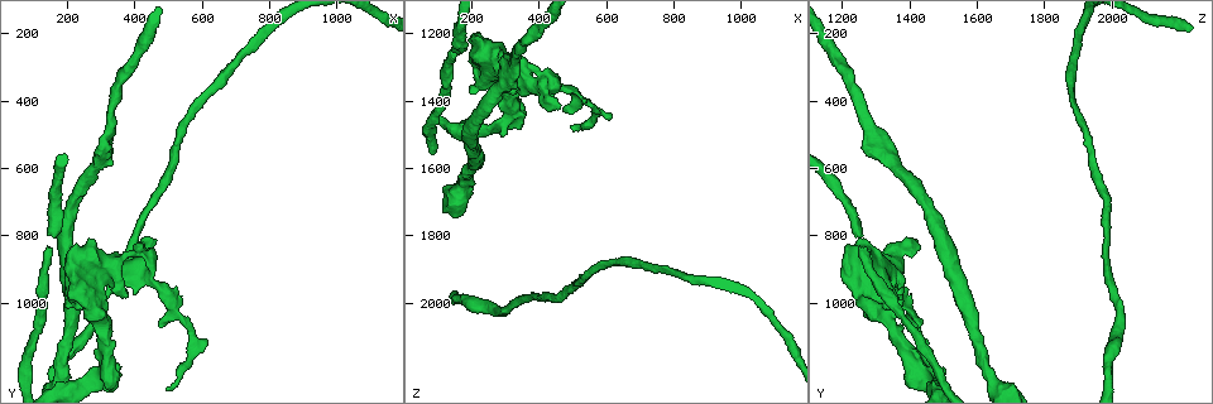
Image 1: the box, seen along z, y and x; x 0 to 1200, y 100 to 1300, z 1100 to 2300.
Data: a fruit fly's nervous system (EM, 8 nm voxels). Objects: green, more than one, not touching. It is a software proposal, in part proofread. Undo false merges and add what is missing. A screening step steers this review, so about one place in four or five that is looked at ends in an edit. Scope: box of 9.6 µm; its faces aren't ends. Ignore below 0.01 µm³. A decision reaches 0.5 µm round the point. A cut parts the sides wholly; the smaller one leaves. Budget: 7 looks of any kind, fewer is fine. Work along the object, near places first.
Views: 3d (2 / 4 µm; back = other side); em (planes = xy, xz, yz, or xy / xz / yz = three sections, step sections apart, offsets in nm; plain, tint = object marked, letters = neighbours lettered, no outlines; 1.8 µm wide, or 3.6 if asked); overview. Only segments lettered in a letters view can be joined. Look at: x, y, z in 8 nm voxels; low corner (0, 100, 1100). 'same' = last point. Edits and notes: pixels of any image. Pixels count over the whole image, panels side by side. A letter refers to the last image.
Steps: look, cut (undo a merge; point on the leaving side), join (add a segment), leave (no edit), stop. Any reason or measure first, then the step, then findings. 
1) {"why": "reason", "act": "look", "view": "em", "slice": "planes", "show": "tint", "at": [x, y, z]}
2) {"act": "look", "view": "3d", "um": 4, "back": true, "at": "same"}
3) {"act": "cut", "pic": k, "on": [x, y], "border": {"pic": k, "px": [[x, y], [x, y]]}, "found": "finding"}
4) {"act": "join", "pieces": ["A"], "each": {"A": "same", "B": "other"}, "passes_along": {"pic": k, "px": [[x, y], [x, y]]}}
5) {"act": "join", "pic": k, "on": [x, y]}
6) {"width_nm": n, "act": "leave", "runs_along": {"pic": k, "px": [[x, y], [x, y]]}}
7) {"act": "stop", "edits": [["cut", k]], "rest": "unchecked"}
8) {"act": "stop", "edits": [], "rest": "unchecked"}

{"why": "arms run side by side", "act": "look", "view": "3d", "um": 2, "at": [310, 1170, 1420]}

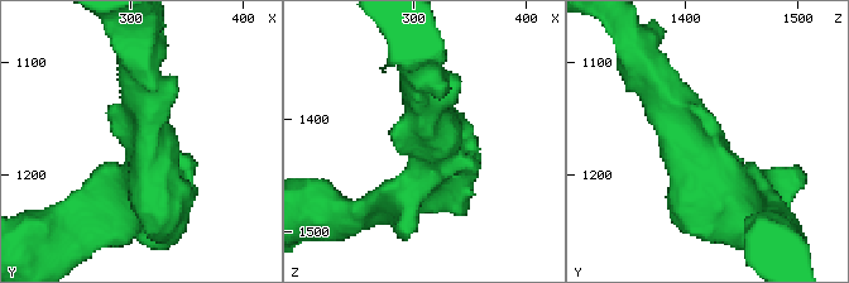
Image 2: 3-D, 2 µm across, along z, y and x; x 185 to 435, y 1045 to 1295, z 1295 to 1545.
{"act": "look", "view": "em", "slice": "yz", "step": 4, "show": "letters", "at": [316, 1170, 1416]}

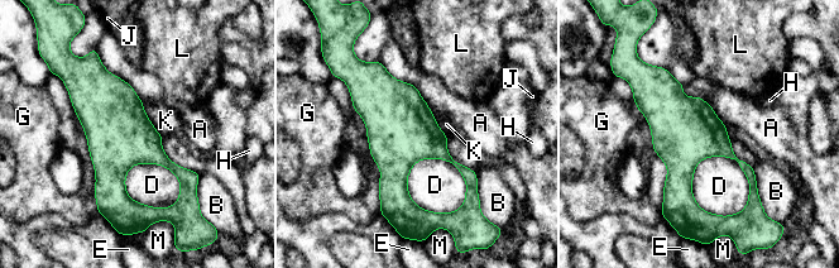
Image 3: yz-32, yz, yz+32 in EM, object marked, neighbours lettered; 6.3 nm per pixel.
{"why": "cut it another way", "act": "look", "view": "em", "slice": "xy", "step": 16, "show": "letters", "at": "same"}

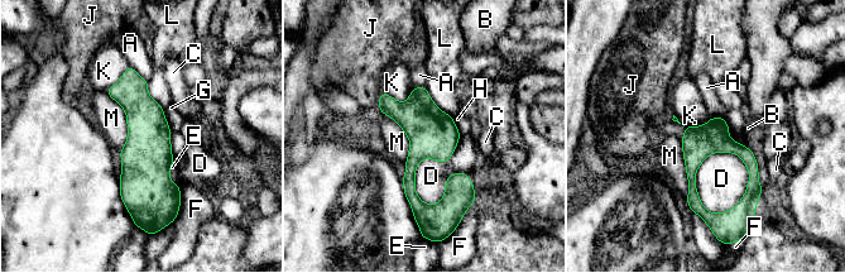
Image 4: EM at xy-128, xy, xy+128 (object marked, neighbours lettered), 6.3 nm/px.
{"longest_contact_nm": ["D", 420], "act": "leave", "each": {"A": "other", "B": "other", "C": "other", "D": "other", "E": "other", "F": "other", "G": "other", "H": "other", "J": "other", "K": "other", "L": "other", "M": "other"}, "runs_along": {"pic": 4, "px": [[129, 71], [140, 108], [134, 205]]}, "found": "one neuron here"}

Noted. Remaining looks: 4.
{"why": "stops while still wide", "act": "look", "view": "3d", "um": 2, "at": [380, 850, 1310]}

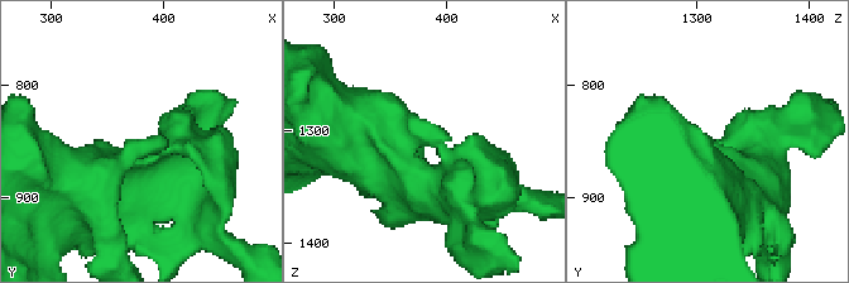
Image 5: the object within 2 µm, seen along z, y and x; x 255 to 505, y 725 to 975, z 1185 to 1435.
{"arms": 3, "arm_widths_nm": [200, 220, 500], "act": "look", "view": "em", "slice": "planes", "show": "letters", "at": [388, 848, 1308]}

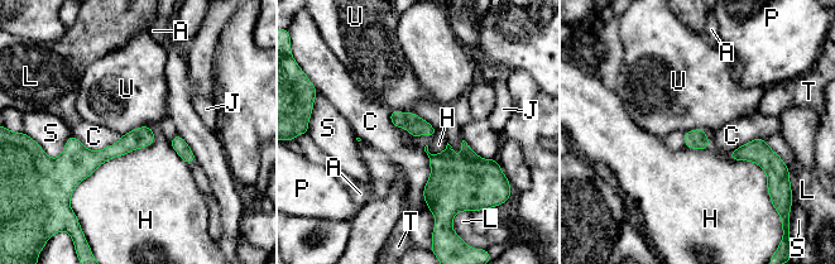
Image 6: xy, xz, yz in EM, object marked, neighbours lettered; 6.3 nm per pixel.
{"longest_contact_nm": ["H", 650], "act": "leave", "each": {"A": "other", "C": "other", "H": "other", "J": "other", "L": "other", "P": "other", "S": "other", "T": "other", "U": "other"}, "border": {"pic": 6, "px": [[148, 125], [140, 125], [121, 135]]}, "found": "no lettered segment goes on from it"}

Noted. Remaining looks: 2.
{"why": "free end", "act": "look", "view": "em", "slice": "planes", "show": "letters", "at": [130, 800, 1250]}

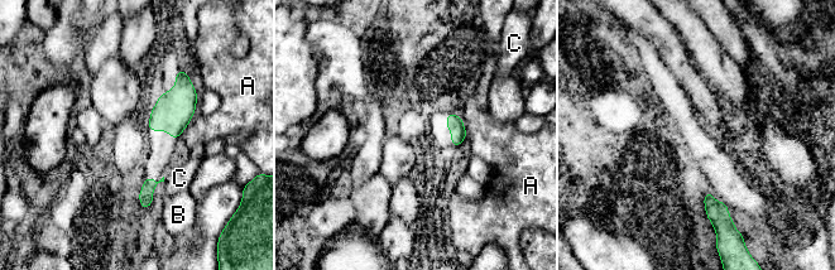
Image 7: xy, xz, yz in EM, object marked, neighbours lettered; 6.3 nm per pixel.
{"longest_contact_nm": ["A", 120], "act": "leave", "each": {"A": "other", "B": "other", "C": "other"}, "border": {"pic": 7, "px": [[461, 117], [466, 135]]}, "found": "no lettered segment goes on from it"}

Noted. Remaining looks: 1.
{"act": "stop", "edits": [], "rest": "unchecked"}

